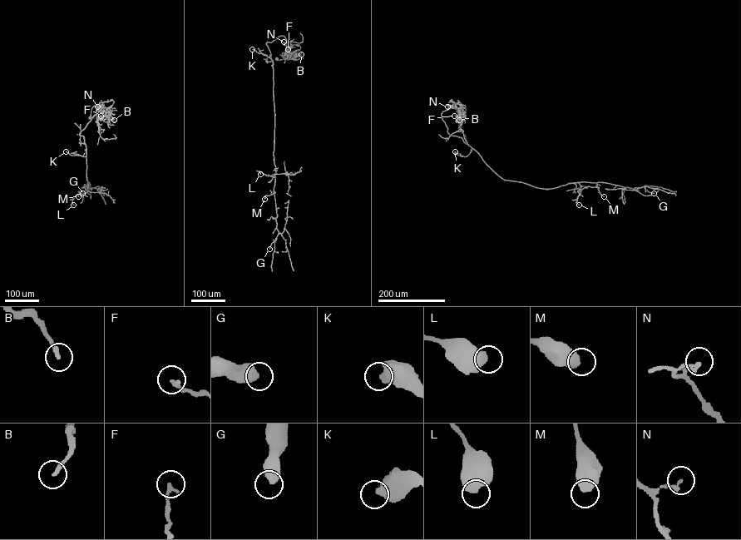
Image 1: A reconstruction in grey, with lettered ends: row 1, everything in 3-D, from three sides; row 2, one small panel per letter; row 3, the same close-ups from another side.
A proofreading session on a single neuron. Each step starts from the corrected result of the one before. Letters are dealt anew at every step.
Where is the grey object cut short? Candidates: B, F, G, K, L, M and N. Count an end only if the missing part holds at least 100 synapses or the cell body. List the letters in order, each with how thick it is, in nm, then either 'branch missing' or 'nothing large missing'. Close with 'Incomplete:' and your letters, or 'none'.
B: 200 nm thick; nothing large missing
F: 200 nm thick; nothing large missing
G: 600 nm thick; nothing large missing
K: 650 nm thick; nothing large missing
L: 650 nm thick; nothing large missing
M: 600 nm thick; nothing large missing
N: 170 nm thick; nothing large missing
Incomplete: none

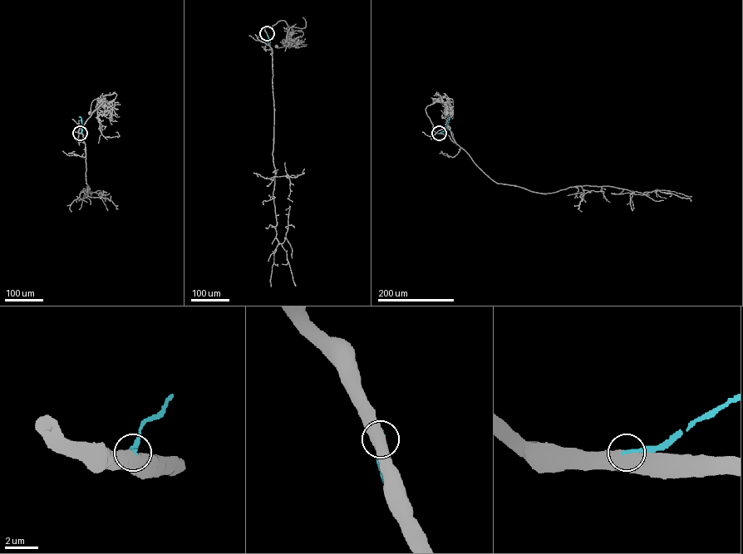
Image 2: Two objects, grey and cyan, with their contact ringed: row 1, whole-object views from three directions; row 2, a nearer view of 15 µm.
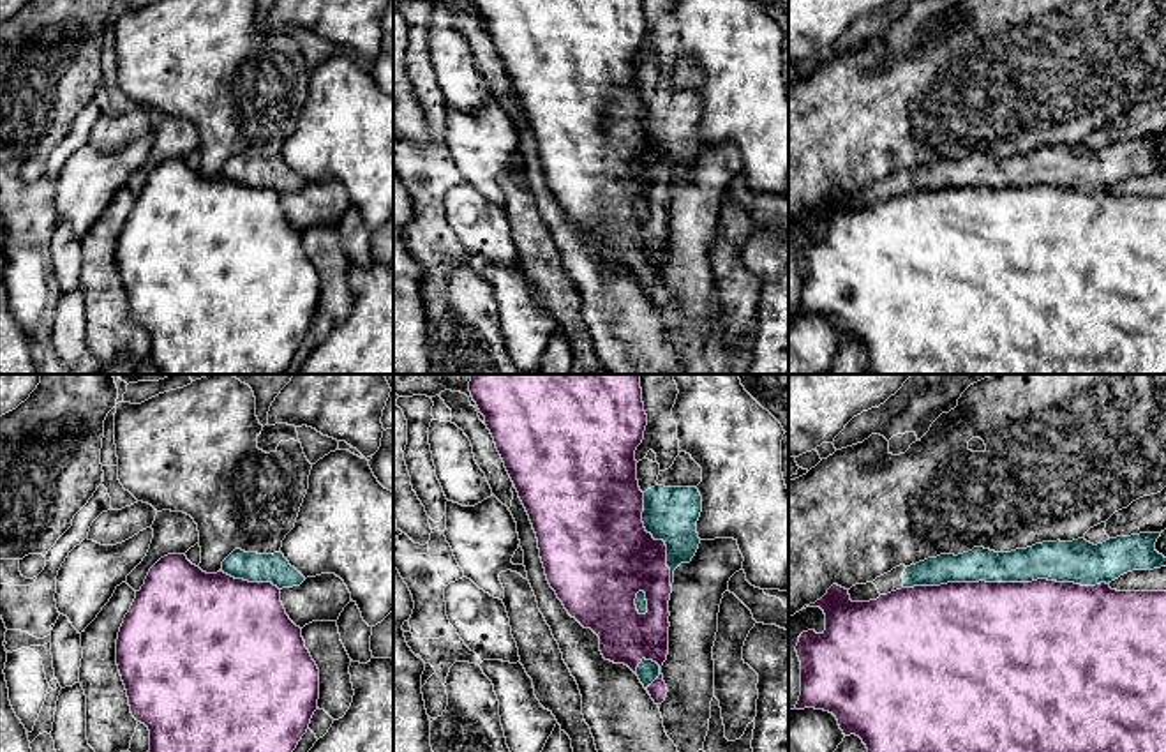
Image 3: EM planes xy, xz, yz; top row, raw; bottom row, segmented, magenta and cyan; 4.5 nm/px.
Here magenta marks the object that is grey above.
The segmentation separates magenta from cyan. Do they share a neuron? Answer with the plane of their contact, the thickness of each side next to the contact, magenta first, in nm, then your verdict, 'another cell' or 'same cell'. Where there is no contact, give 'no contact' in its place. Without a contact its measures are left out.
yz | 500/180 nm | another cell

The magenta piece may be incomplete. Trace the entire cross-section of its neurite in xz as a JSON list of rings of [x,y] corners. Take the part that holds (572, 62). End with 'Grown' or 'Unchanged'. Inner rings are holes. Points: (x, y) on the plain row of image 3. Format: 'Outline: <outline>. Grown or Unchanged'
Outline: [[[471,0],[480,18],[485,21],[485,30],[490,35],[496,53],[505,67],[505,72],[519,97],[519,102],[529,120],[533,134],[538,143],[540,162],[545,173],[547,185],[563,207],[564,214],[584,233],[591,233],[600,242],[600,256],[605,265],[624,268],[637,277],[639,268],[653,265],[660,270],[660,281],[647,291],[654,309],[661,309],[667,302],[667,290],[663,286],[661,270],[669,259],[669,205],[672,198],[670,173],[667,171],[667,150],[663,145],[654,145],[646,136],[642,127],[644,97],[637,85],[635,55],[644,44],[647,19],[644,16],[642,0]],[[644,196],[647,205],[647,217],[640,219],[635,210],[637,198]]]. Unchanged

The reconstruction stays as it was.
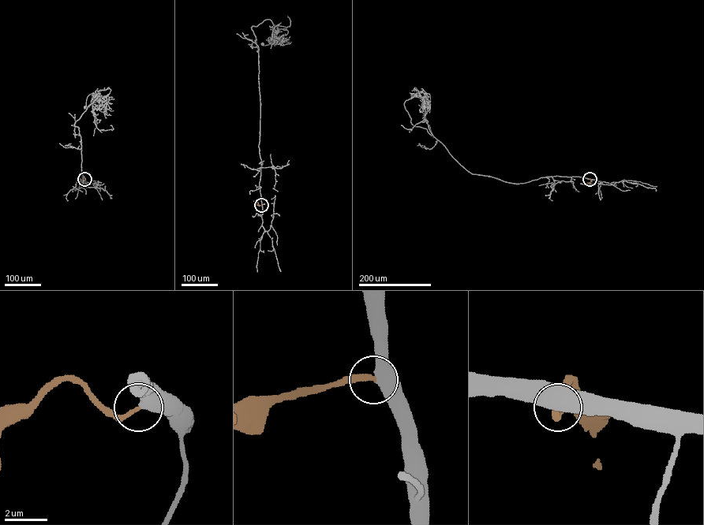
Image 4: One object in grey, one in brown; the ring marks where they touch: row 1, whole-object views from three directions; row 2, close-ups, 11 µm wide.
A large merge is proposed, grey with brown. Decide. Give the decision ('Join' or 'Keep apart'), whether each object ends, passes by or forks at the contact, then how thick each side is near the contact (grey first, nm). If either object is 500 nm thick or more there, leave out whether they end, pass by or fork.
Join. Thickness 700 nm (grey) against 240 nm

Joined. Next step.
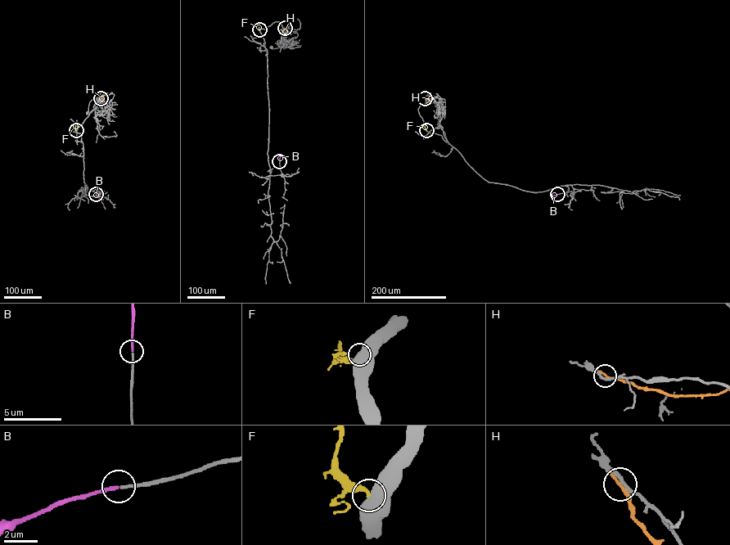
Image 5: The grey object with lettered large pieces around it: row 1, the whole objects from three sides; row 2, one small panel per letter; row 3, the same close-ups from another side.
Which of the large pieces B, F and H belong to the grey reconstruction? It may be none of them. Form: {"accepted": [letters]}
{"accepted": ["B"]}

